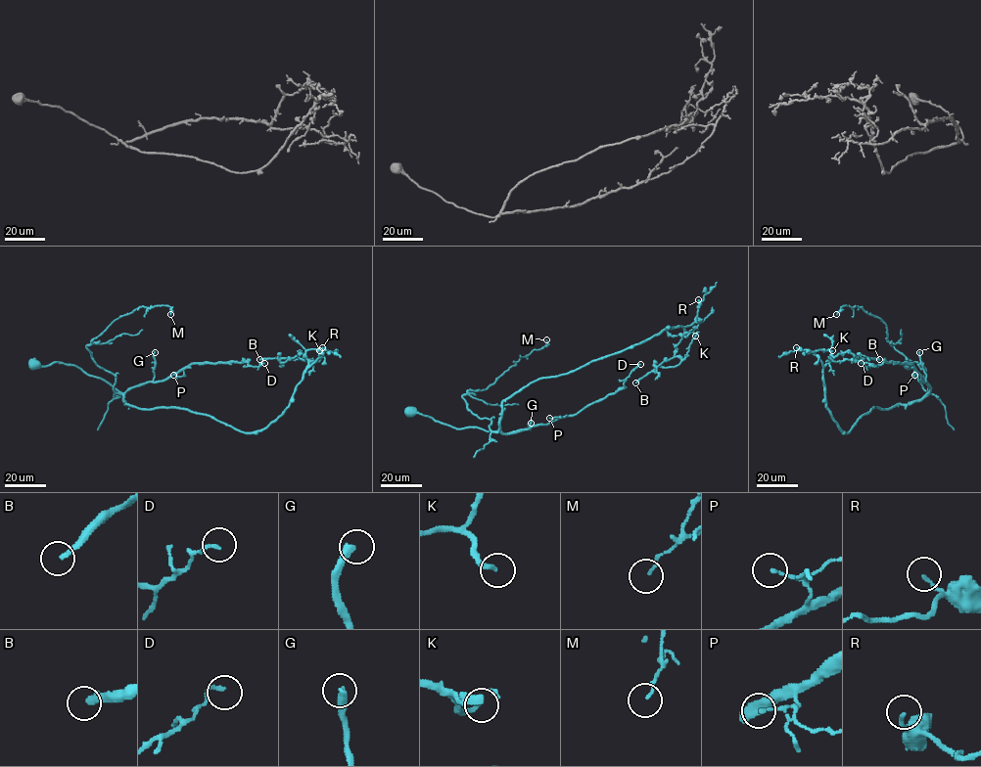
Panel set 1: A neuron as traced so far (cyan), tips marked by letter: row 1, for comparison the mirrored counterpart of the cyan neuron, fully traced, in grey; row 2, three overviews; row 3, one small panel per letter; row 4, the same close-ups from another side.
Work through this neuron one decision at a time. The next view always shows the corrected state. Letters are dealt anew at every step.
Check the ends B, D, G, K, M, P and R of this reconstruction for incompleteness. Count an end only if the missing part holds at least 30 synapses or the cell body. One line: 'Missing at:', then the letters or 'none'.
Missing at: G, K

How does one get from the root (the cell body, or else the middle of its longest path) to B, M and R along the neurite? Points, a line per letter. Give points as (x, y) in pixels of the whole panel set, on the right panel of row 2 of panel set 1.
B: (908, 364), (925, 368), (928, 392), (874, 407), (844, 432), (823, 367), (846, 351), (879, 359)
M: (908, 364), (916, 362), (925, 368), (928, 394), (914, 370), (887, 339), (880, 318), (846, 305), (836, 314)
R: (908, 364), (925, 368), (928, 392), (909, 404), (874, 407), (844, 432), (826, 407), (821, 362), (796, 347)

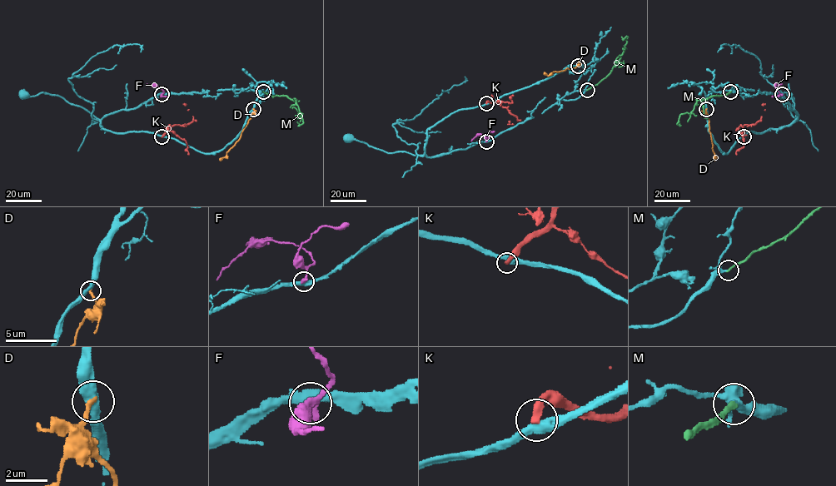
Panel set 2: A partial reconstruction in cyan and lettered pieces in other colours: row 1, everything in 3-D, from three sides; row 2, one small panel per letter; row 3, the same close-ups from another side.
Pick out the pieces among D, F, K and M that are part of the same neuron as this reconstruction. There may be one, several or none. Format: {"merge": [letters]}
{"merge": ["M"]}

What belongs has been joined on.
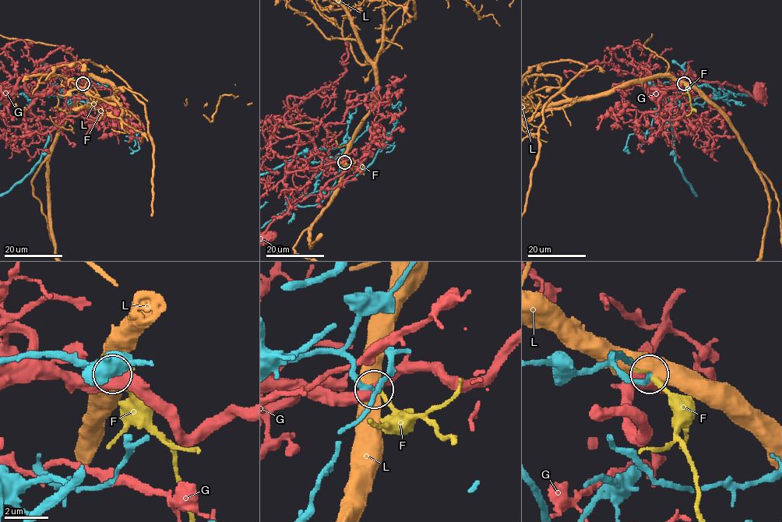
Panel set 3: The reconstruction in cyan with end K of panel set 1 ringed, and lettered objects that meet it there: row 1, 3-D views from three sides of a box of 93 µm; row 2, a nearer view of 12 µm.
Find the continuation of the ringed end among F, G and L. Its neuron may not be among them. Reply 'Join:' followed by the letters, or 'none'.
Join: F

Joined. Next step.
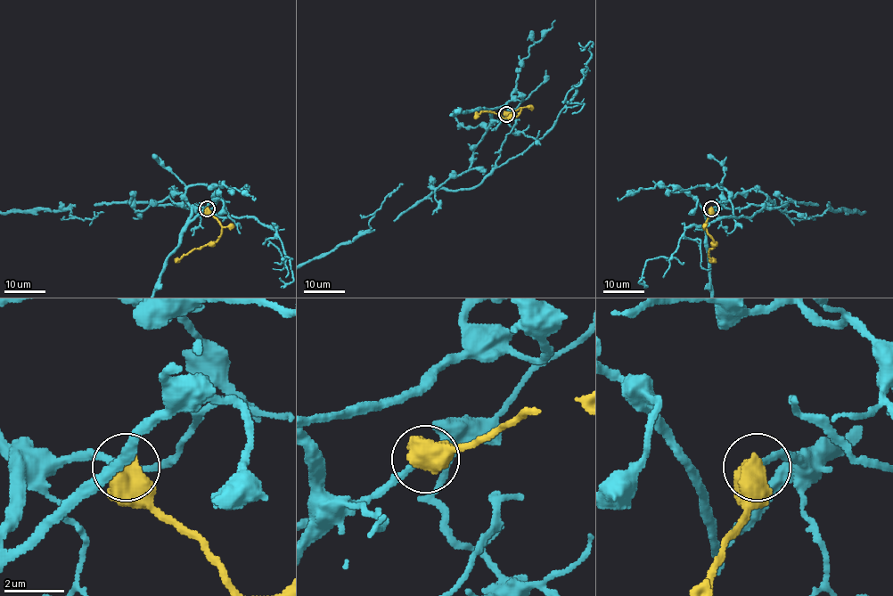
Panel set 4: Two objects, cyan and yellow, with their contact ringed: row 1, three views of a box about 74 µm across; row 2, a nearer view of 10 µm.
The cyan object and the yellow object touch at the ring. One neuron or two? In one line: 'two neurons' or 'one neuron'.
one neuron

